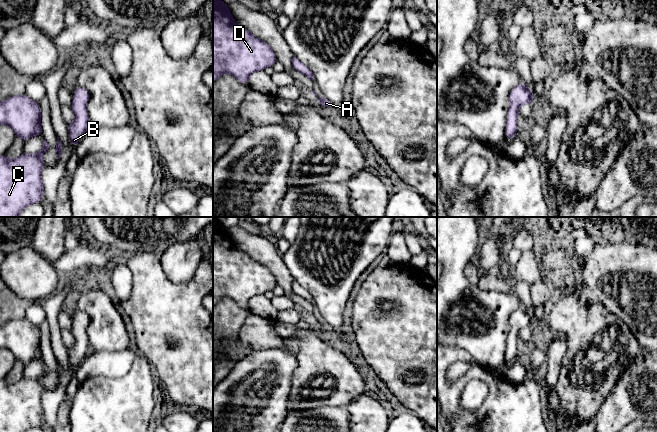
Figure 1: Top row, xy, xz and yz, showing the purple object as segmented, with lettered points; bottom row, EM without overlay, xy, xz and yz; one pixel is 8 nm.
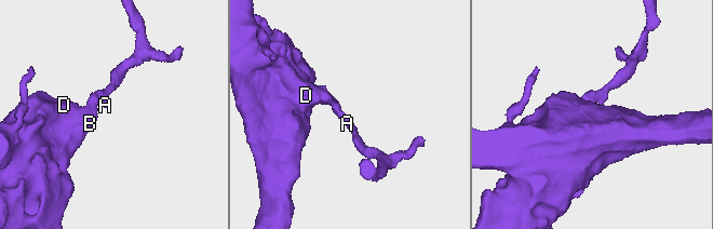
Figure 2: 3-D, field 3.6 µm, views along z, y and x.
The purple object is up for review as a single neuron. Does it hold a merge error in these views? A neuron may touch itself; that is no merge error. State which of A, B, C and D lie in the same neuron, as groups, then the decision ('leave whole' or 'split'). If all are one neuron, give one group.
groups A B C D; leave whole

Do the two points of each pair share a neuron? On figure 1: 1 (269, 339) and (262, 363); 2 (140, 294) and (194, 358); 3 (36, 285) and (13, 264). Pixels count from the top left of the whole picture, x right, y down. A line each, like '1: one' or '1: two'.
1: two
2: one
3: one

